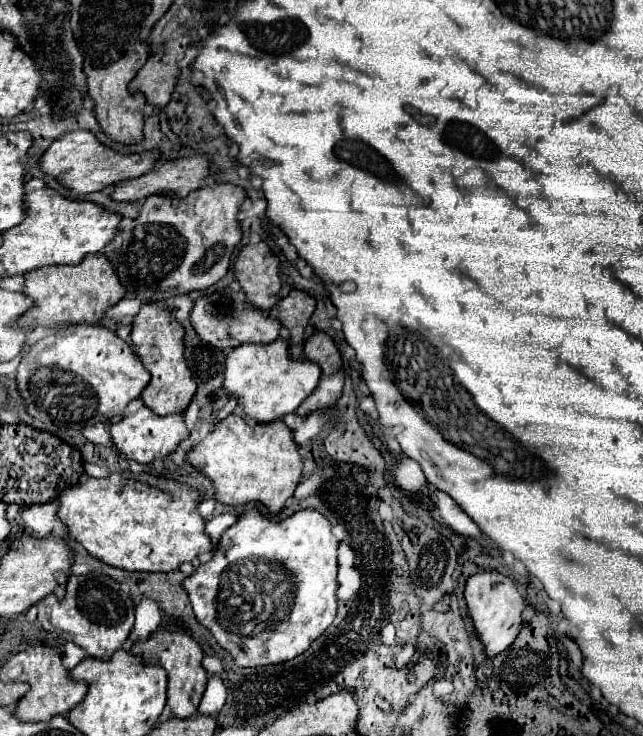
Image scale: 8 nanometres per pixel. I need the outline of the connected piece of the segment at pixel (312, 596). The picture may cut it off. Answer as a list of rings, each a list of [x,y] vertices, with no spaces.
[[[248,508],[246,512],[240,514],[238,522],[234,526],[230,526],[222,534],[222,538],[218,542],[218,550],[214,552],[212,560],[206,562],[206,564],[200,564],[196,568],[196,572],[190,578],[186,578],[184,586],[186,586],[186,592],[190,596],[190,602],[192,602],[192,608],[194,608],[194,614],[198,618],[198,622],[212,632],[216,642],[222,644],[222,648],[226,648],[232,654],[232,658],[236,660],[238,666],[256,668],[256,666],[286,662],[286,660],[292,660],[292,658],[300,656],[304,650],[308,650],[310,644],[332,624],[332,620],[336,616],[336,606],[338,606],[338,598],[336,598],[336,590],[338,590],[338,580],[336,580],[336,576],[338,576],[338,554],[336,552],[338,552],[338,540],[332,534],[332,524],[318,510],[310,510],[310,508],[300,510],[300,512],[292,514],[292,516],[276,522],[276,520],[268,518],[264,512],[260,512],[260,508]]]

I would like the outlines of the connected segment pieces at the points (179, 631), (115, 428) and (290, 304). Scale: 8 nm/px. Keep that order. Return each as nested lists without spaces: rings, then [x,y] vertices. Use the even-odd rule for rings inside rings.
[[[174,624],[172,628],[160,628],[158,632],[150,634],[146,640],[134,642],[132,652],[144,660],[154,660],[166,668],[166,672],[168,672],[168,704],[172,708],[172,714],[178,718],[192,716],[200,704],[208,676],[202,666],[204,652],[202,652],[200,644],[186,632],[186,628],[180,624]]]
[[[142,406],[136,414],[122,418],[120,422],[110,426],[110,436],[114,446],[126,454],[126,458],[136,460],[140,464],[152,464],[154,460],[162,460],[170,456],[182,440],[190,436],[190,430],[186,428],[184,422],[184,412],[180,414],[168,414],[168,416],[158,416],[154,410],[148,406]]]
[[[292,288],[288,296],[284,296],[268,314],[272,318],[278,318],[282,326],[290,330],[290,354],[298,360],[302,358],[302,346],[304,346],[304,332],[308,326],[308,320],[316,308],[314,296]]]

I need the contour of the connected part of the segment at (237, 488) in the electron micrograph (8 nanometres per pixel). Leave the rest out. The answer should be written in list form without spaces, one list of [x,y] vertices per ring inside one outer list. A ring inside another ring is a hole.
[[[238,414],[220,420],[216,428],[186,454],[186,460],[212,478],[216,498],[222,504],[240,506],[246,502],[262,502],[272,514],[294,494],[304,468],[294,434],[282,420],[250,424]]]

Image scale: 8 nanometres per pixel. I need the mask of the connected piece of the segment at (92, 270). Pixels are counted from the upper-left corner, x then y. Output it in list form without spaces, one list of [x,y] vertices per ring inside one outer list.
[[[90,254],[76,266],[44,266],[26,274],[24,294],[34,298],[36,308],[30,310],[26,322],[30,326],[38,324],[56,324],[56,322],[100,322],[106,314],[108,306],[120,302],[126,294],[124,284],[118,274],[114,274],[114,266],[104,254]]]

